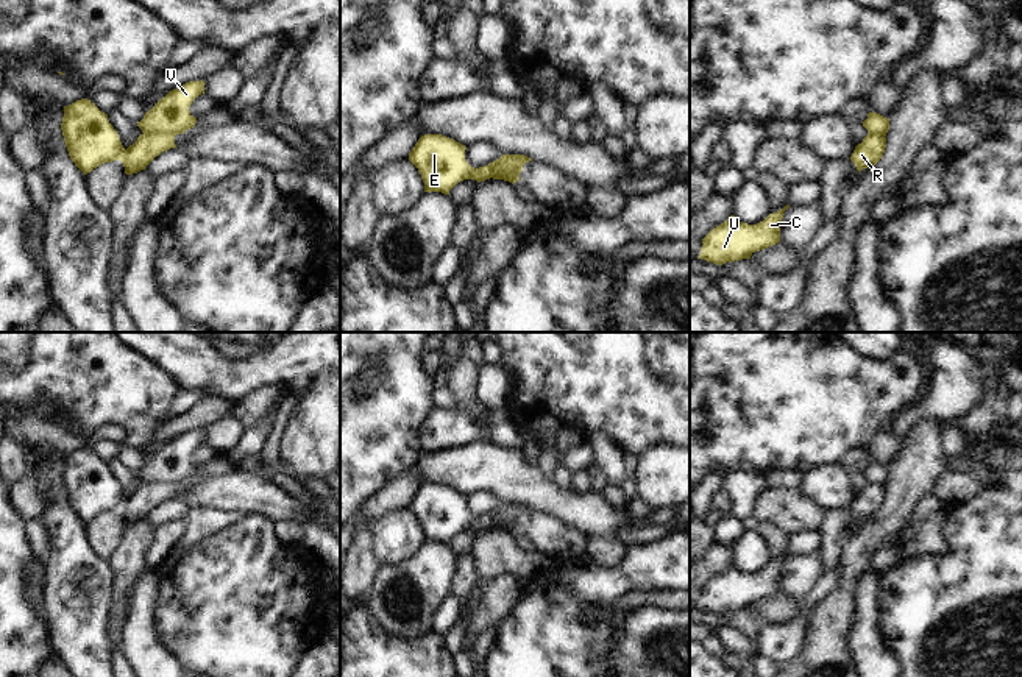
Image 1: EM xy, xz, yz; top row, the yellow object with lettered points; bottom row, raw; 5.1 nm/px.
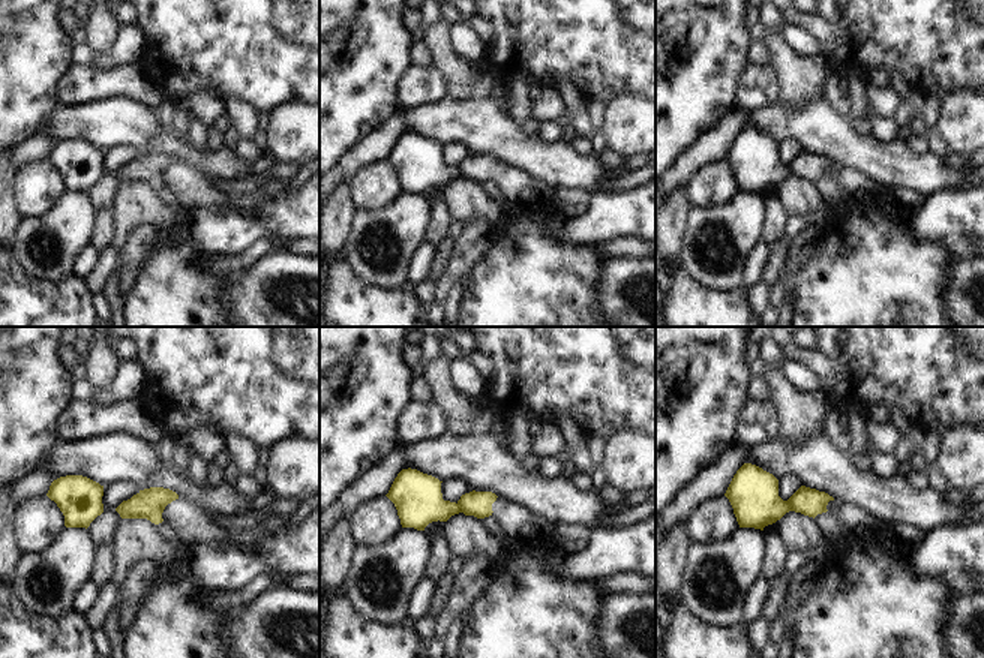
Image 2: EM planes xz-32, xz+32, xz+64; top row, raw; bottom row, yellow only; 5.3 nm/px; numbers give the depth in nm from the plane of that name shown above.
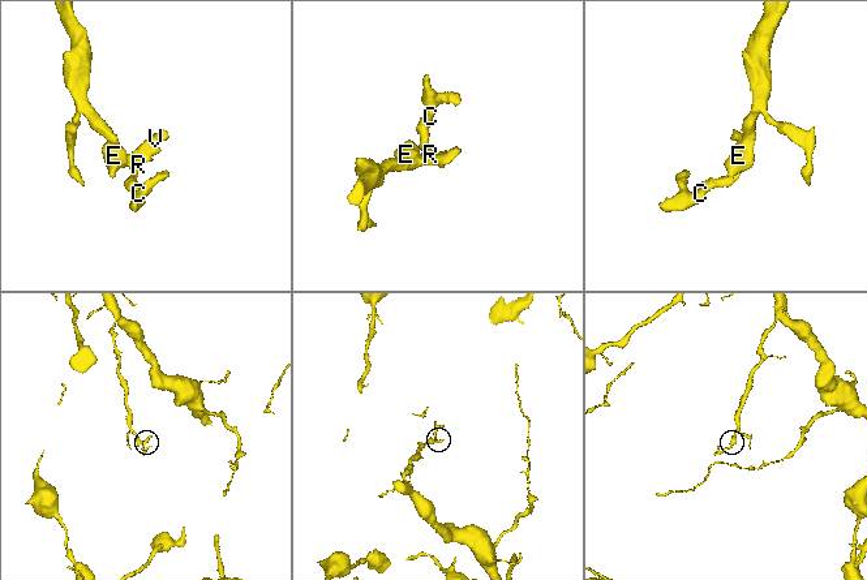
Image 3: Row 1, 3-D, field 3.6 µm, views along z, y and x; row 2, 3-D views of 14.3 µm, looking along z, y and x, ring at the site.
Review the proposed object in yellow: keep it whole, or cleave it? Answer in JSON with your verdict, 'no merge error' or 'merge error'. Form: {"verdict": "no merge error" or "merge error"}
{"verdict": "merge error"}

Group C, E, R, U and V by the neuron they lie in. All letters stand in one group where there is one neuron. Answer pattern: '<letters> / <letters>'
C R U / E V

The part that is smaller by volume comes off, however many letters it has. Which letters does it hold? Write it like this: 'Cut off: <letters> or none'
Cut off: C, R, U

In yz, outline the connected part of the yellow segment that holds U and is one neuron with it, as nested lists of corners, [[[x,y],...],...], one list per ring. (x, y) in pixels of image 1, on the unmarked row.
[[[790,554],[769,563],[757,574],[743,572],[735,565],[730,565],[702,588],[702,597],[697,608],[722,615],[726,611],[751,608],[755,601],[779,593],[780,572],[783,562],[788,557]]]

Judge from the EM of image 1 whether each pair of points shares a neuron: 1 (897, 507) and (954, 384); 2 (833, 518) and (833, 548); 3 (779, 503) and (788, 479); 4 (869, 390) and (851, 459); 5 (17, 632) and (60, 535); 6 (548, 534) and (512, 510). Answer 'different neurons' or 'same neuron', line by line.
1: different neurons
2: same neuron
3: different neurons
4: different neurons
5: different neurons
6: same neuron

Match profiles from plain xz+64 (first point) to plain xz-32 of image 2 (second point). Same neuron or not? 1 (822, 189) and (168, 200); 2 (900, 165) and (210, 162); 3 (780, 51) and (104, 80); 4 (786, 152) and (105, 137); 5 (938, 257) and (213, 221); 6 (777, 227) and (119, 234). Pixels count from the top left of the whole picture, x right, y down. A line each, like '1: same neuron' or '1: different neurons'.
1: same neuron
2: same neuron
3: different neurons
4: different neurons
5: different neurons
6: different neurons

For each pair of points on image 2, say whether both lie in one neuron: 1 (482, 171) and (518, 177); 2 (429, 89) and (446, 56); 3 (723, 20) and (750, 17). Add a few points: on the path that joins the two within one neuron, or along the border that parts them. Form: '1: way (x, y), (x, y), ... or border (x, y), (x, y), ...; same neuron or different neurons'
1: way (491, 171), (500, 171), (509, 177); same neuron
2: border (432, 65), (441, 77), (447, 95); different neurons
3: border (741, 15), (741, 24), (747, 30); different neurons

